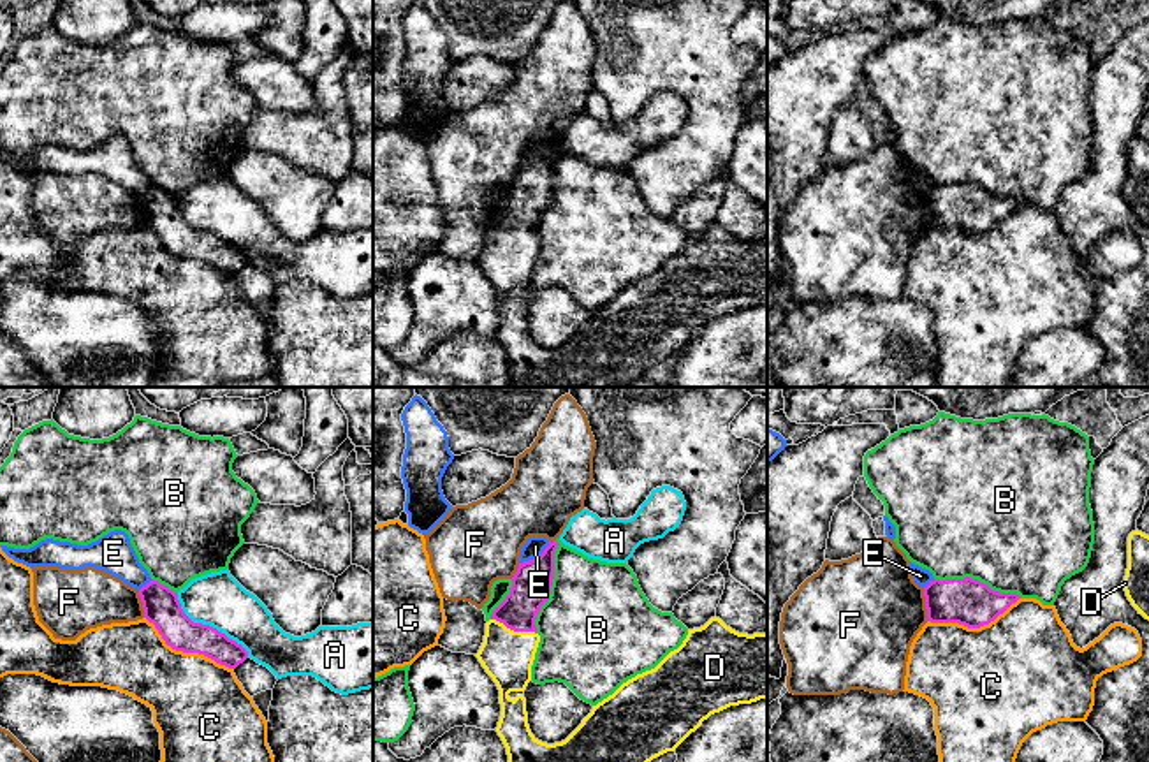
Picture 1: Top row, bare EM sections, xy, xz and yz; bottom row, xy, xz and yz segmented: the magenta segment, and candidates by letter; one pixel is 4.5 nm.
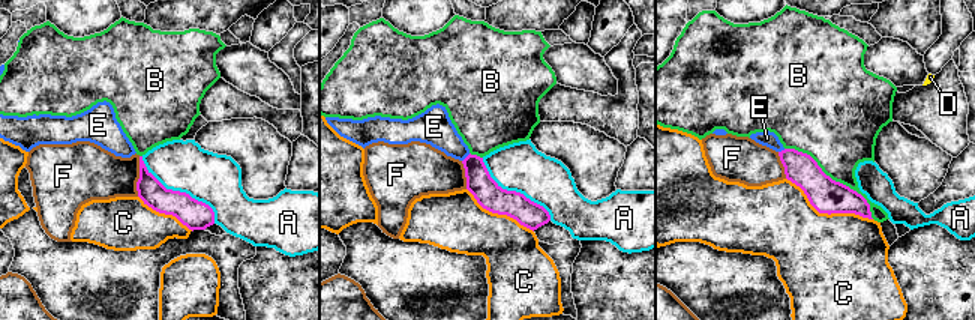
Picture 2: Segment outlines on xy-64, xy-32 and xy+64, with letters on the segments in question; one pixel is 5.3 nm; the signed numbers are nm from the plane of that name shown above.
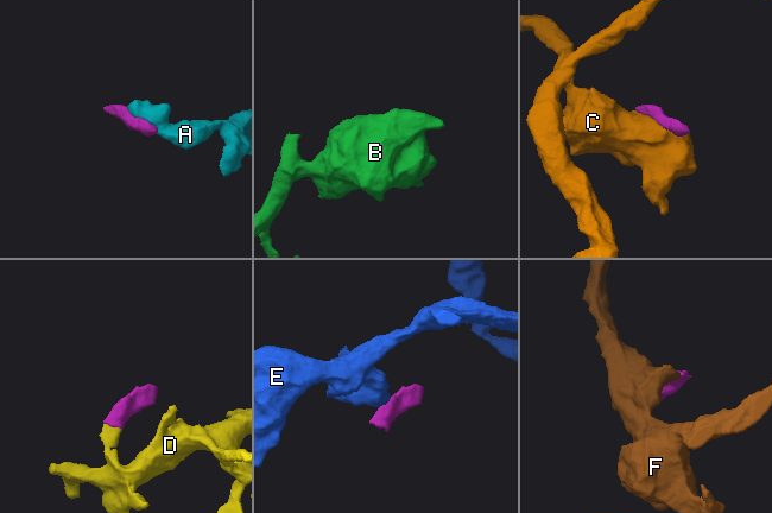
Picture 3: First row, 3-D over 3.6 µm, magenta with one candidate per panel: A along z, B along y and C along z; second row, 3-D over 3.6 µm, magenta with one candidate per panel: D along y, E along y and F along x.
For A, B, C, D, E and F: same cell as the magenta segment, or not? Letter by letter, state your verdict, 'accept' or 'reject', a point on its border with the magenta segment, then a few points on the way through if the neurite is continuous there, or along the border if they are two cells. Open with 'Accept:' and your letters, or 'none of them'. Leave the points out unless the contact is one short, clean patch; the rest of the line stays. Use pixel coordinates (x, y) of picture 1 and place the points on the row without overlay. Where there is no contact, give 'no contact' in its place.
Accept: D
A: reject; contact xy (208, 231)
B: reject; contact xz (551, 190)
C: reject; contact xy (187, 257)
D: accept; contact xz (514, 236); way xz (532, 189), (514, 224), (514, 236), (507, 263)
E: reject; contact xz (537, 162); border xz (549, 146), (541, 159), (519, 169)
F: reject; contact yz (926, 210)

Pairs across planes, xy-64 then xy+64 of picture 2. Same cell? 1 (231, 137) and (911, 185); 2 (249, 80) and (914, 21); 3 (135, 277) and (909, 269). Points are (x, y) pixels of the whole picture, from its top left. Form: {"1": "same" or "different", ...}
{"1": "same", "2": "different", "3": "different"}

